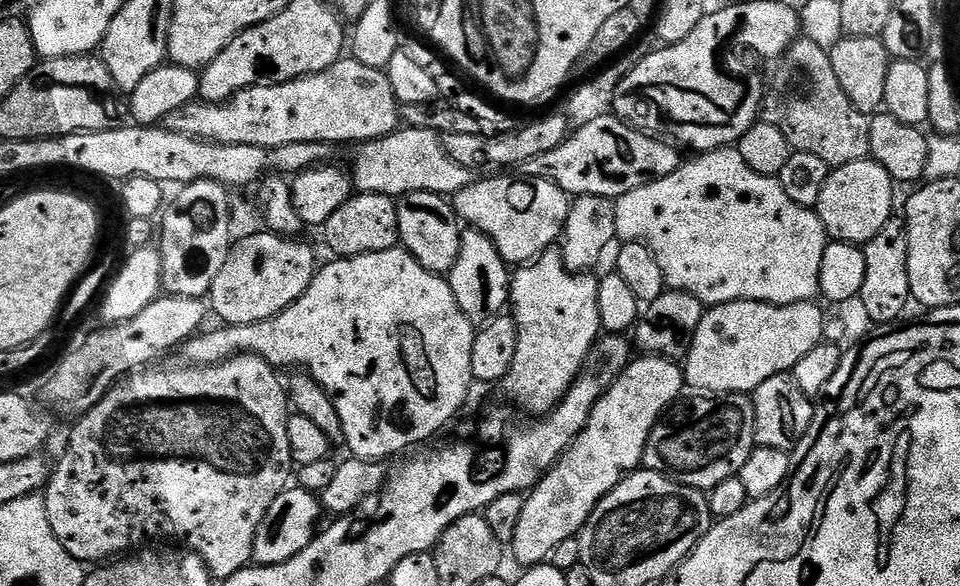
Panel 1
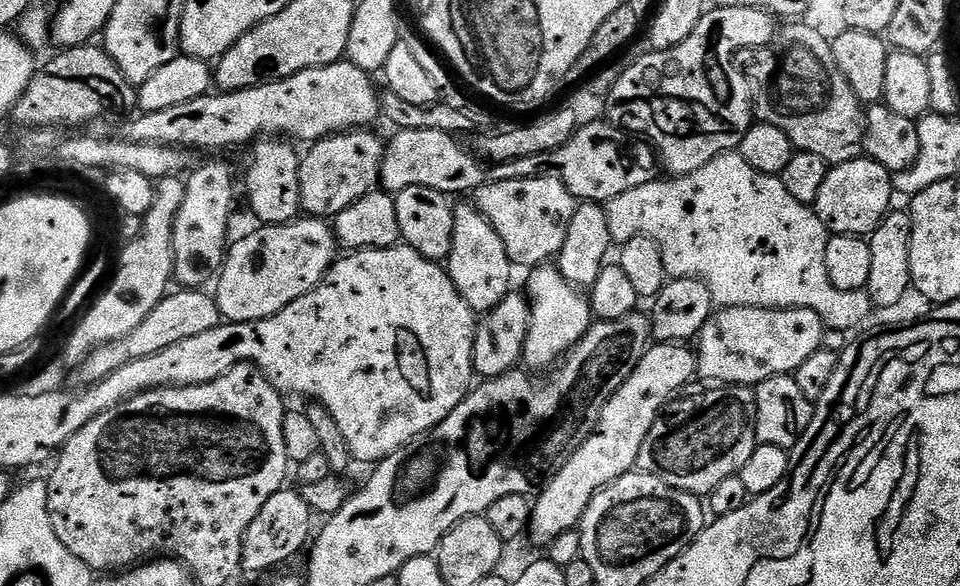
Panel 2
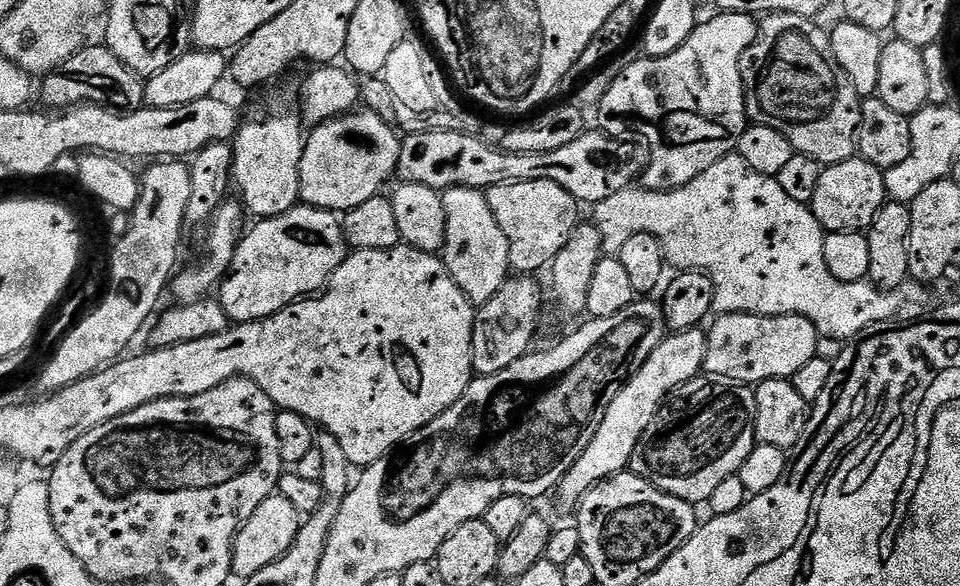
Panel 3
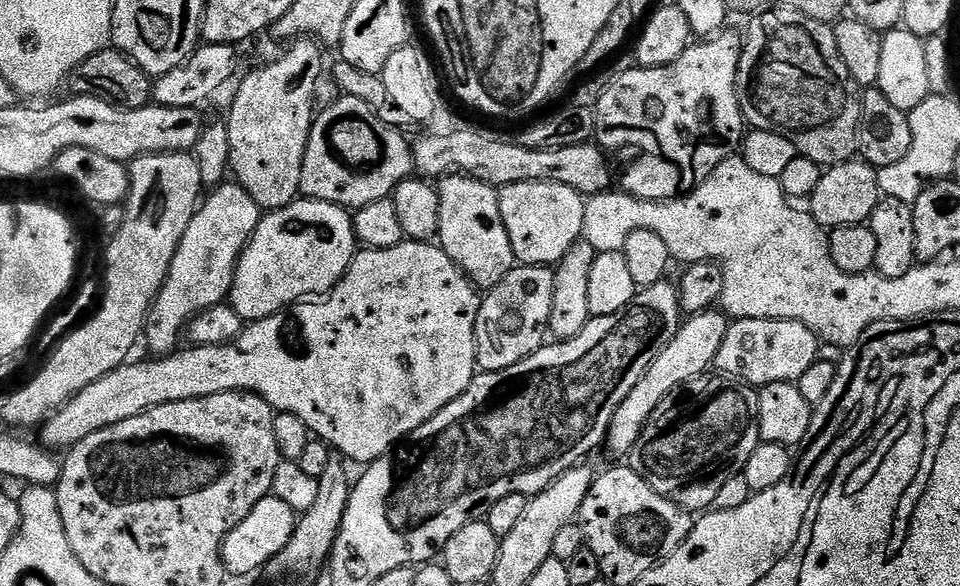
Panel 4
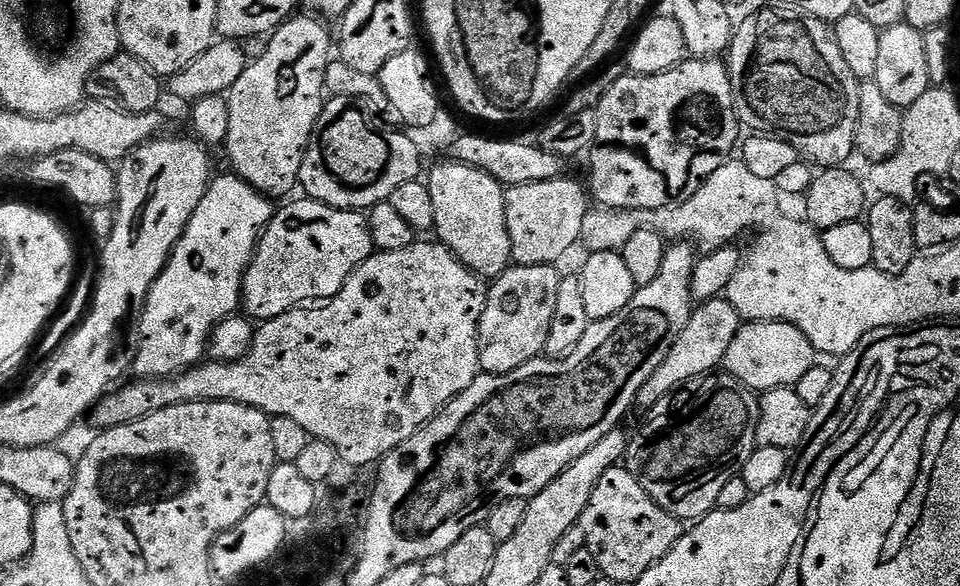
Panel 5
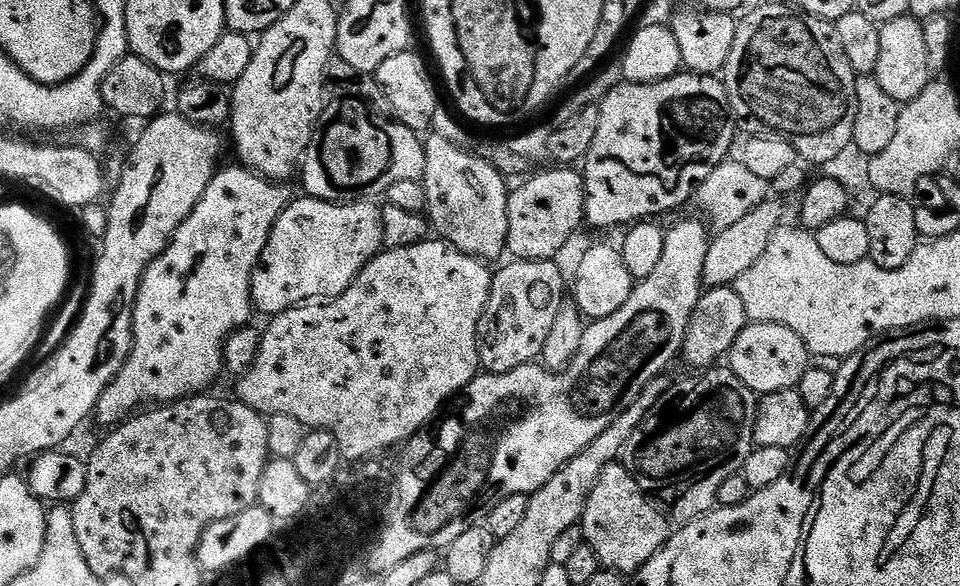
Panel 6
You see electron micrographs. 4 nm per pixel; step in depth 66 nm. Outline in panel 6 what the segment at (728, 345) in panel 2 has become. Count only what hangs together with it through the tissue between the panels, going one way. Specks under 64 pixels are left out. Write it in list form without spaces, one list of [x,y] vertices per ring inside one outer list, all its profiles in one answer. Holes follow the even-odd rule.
[[[750,322],[738,334],[738,342],[728,352],[727,367],[751,392],[763,394],[787,388],[796,388],[802,374],[810,367],[810,353],[790,326],[778,326],[774,322],[757,324]]]

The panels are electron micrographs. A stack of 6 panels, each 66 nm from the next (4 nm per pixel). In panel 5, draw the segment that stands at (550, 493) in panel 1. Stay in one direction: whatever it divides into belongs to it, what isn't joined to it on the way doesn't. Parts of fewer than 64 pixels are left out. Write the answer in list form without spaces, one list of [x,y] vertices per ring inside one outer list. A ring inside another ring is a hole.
[[[726,298],[697,303],[686,322],[686,330],[678,334],[678,342],[674,342],[670,354],[666,354],[662,366],[658,366],[646,386],[642,386],[638,397],[639,407],[642,406],[641,409],[644,410],[653,408],[666,393],[674,390],[677,384],[691,380],[693,376],[715,373],[723,365],[726,350],[730,350],[730,342],[734,342],[741,323],[738,310]]]

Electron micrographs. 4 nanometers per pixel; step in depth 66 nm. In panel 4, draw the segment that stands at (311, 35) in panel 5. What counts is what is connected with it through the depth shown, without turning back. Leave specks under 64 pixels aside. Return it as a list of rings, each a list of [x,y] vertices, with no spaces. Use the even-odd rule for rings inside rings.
[[[292,42],[277,60],[265,68],[252,72],[240,84],[226,123],[230,134],[230,162],[228,163],[235,183],[241,184],[254,198],[261,210],[285,208],[301,195],[302,162],[306,158],[306,146],[314,119],[312,107],[316,104],[316,83],[324,72],[324,56],[321,45],[316,42]]]

